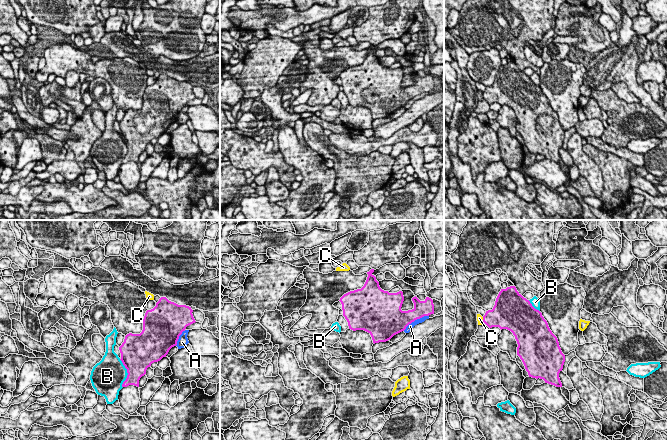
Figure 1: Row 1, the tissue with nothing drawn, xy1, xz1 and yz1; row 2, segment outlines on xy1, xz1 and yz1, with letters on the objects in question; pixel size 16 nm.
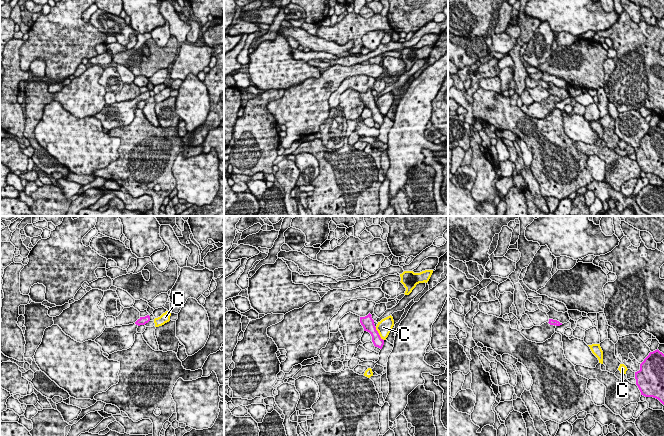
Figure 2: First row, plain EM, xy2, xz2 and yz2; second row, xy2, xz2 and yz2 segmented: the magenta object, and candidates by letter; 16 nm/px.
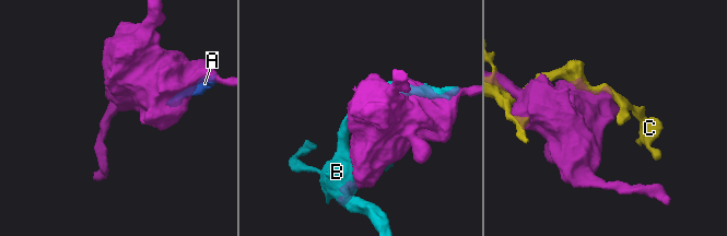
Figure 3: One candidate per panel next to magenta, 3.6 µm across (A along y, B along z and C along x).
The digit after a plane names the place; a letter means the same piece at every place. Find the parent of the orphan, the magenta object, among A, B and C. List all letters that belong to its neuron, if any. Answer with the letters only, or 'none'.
none

